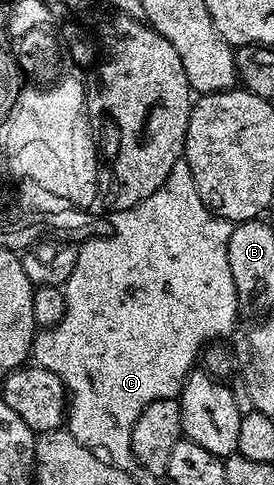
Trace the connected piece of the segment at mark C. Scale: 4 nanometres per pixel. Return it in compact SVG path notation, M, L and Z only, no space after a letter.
M182 157L172 166L170 177L166 177L164 184L154 193L150 193L146 201L125 211L115 212L110 222L116 230L112 236L87 239L79 244L78 261L74 265L74 273L70 273L67 283L62 288L66 297L66 313L56 327L37 330L36 338L32 341L31 358L35 366L45 367L50 369L50 373L58 375L70 392L66 408L66 429L70 434L84 446L92 448L97 453L103 453L116 466L132 469L137 466L136 458L132 455L134 425L142 409L146 409L150 401L176 399L179 396L180 390L184 388L184 380L197 366L205 346L213 341L223 340L225 338L223 335L228 335L235 329L236 314L241 314L242 308L234 285L234 277L230 273L230 257L228 256L228 238L234 225L228 219L215 215L204 204L202 197L198 197L198 185L194 185L194 173L190 173L187 159Z

